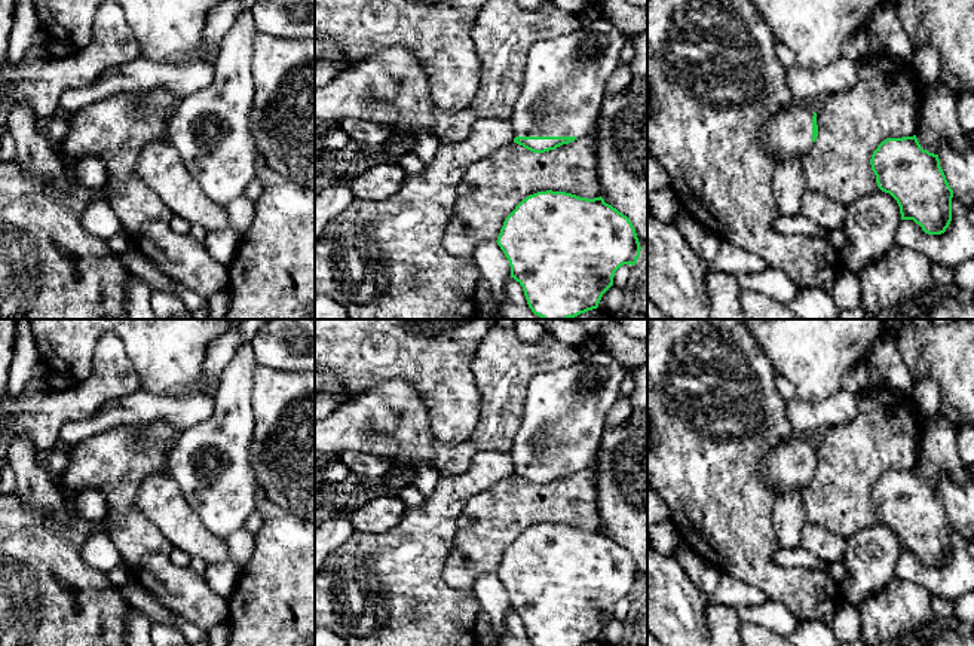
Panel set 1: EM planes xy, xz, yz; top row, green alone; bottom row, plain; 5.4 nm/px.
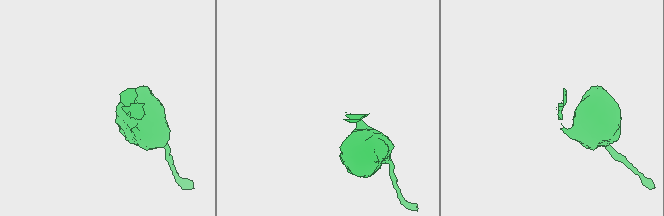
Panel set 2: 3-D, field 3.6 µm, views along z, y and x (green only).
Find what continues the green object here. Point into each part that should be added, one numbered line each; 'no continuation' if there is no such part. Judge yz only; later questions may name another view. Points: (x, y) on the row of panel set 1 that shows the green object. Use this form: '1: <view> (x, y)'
1: yz (787, 132)

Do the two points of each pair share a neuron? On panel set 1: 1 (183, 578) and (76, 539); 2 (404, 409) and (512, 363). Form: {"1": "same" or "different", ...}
{"1": "different", "2": "same"}

